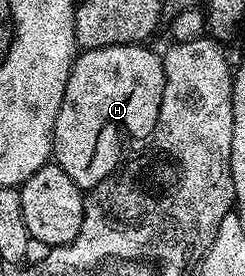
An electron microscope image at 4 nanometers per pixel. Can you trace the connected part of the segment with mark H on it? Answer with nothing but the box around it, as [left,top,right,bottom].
[52,43,165,190]

